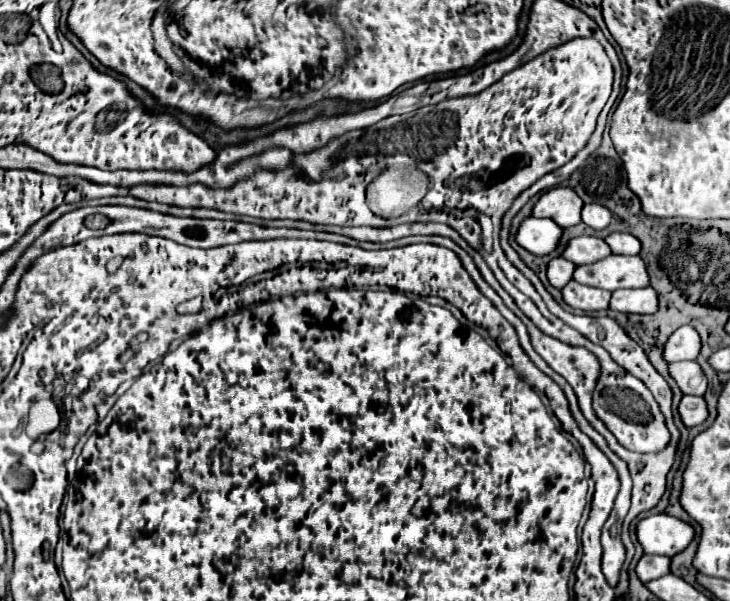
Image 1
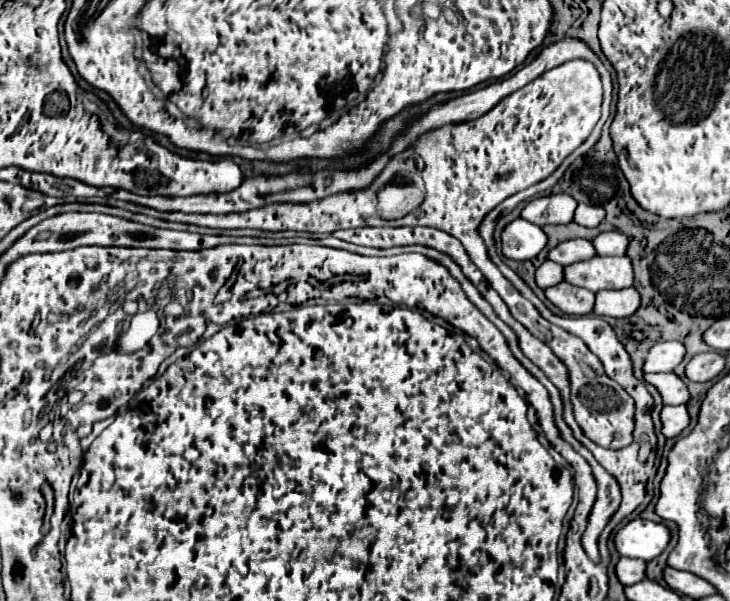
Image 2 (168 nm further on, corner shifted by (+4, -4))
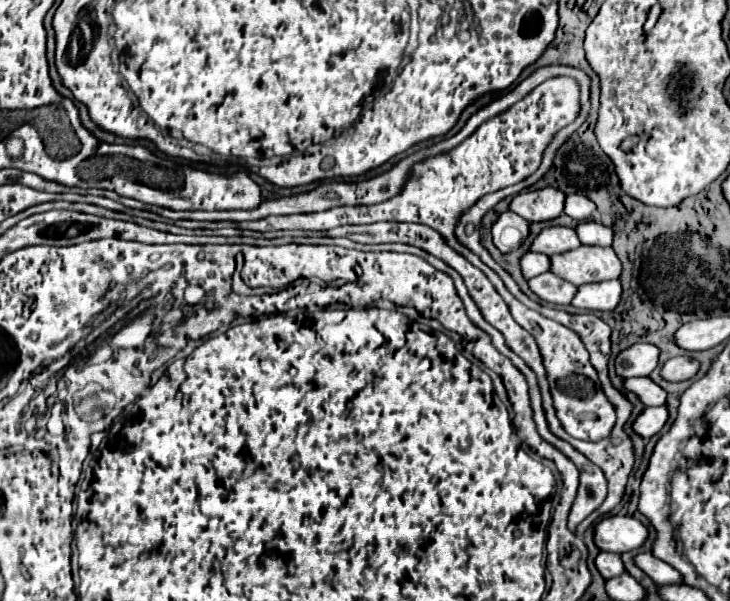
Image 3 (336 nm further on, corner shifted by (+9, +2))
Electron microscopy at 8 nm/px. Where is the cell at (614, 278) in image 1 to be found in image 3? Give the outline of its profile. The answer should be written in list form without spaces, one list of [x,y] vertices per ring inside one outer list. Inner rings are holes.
[[[578,247],[574,251],[554,255],[550,259],[550,271],[558,277],[574,283],[576,287],[590,283],[588,279],[612,277],[618,279],[622,273],[622,263],[612,247]]]

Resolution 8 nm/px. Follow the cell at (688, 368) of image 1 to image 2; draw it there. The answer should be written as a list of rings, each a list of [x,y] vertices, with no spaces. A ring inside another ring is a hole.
[[[651,373],[645,375],[643,379],[645,383],[653,385],[659,391],[663,405],[683,405],[689,399],[689,391],[685,383],[675,373]]]

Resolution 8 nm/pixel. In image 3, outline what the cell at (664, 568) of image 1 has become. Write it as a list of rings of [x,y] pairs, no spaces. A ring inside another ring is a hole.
[[[600,551],[600,555],[596,557],[596,567],[598,567],[598,571],[602,573],[604,579],[618,577],[626,571],[618,553],[604,553],[604,551]]]

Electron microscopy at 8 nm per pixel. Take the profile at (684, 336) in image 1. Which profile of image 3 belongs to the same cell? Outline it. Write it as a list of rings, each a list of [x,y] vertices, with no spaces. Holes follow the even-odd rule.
[[[634,343],[616,357],[616,373],[624,379],[650,375],[658,365],[660,349],[652,343]]]

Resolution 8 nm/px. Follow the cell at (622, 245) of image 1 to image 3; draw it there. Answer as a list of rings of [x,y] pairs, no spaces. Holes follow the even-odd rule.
[[[584,221],[576,227],[576,233],[582,241],[582,245],[602,245],[602,247],[608,247],[612,245],[612,239],[614,239],[614,231],[606,225],[602,225],[600,221]]]

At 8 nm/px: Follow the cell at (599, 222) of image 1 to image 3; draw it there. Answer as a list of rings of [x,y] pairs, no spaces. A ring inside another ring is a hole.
[[[574,193],[574,195],[568,195],[568,197],[566,197],[564,213],[570,215],[572,219],[576,219],[576,221],[586,221],[586,219],[590,219],[590,217],[594,215],[594,211],[596,211],[596,205],[594,205],[588,197],[584,197],[584,195],[580,195],[580,193]],[[578,213],[588,213],[588,215],[578,215]]]

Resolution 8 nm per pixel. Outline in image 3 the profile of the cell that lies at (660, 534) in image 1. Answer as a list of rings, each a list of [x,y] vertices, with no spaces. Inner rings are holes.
[[[606,517],[596,525],[594,541],[600,551],[626,553],[636,551],[648,539],[648,527],[634,517]]]

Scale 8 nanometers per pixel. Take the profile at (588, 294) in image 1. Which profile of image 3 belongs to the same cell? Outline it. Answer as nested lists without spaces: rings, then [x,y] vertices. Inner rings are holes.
[[[552,271],[542,273],[534,279],[528,281],[530,289],[546,303],[554,303],[554,305],[570,305],[572,299],[578,293],[578,287],[560,279],[558,275],[554,275]]]

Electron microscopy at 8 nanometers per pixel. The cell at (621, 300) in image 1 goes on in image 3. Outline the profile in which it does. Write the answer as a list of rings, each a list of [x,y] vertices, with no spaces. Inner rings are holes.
[[[600,281],[578,287],[572,305],[586,311],[614,311],[622,301],[620,281]]]

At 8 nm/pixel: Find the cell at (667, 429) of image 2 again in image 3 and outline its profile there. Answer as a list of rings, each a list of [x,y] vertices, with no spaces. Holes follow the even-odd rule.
[[[662,405],[662,407],[646,407],[642,411],[642,415],[634,421],[634,431],[640,433],[644,439],[650,439],[652,435],[660,433],[660,429],[666,425],[670,413],[668,413],[668,407]]]

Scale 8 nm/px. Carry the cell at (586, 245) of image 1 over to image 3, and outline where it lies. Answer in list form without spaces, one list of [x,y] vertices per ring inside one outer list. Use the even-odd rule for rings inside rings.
[[[550,227],[550,229],[544,229],[534,239],[530,249],[536,251],[536,253],[544,253],[544,255],[552,257],[552,255],[560,255],[560,253],[578,249],[580,245],[582,243],[576,237],[574,229],[568,229],[568,227]]]

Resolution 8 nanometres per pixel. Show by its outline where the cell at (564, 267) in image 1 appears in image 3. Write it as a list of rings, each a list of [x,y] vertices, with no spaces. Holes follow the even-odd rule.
[[[532,251],[522,257],[520,265],[522,265],[522,275],[526,279],[532,279],[540,273],[550,271],[550,259],[546,255],[538,255],[538,253],[532,253]]]

